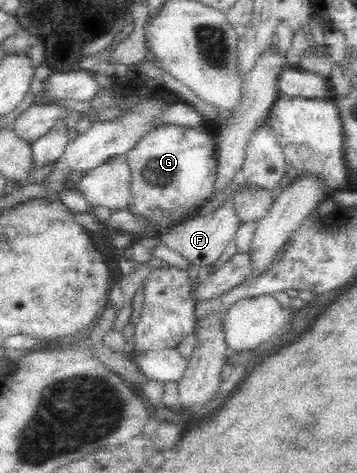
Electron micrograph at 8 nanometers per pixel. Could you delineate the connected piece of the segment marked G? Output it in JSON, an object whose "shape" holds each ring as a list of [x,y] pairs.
{"shape":[[[165,123],[126,152],[131,171],[131,197],[127,208],[140,214],[155,214],[157,208],[197,207],[214,192],[218,154],[209,133],[175,123]]]}

